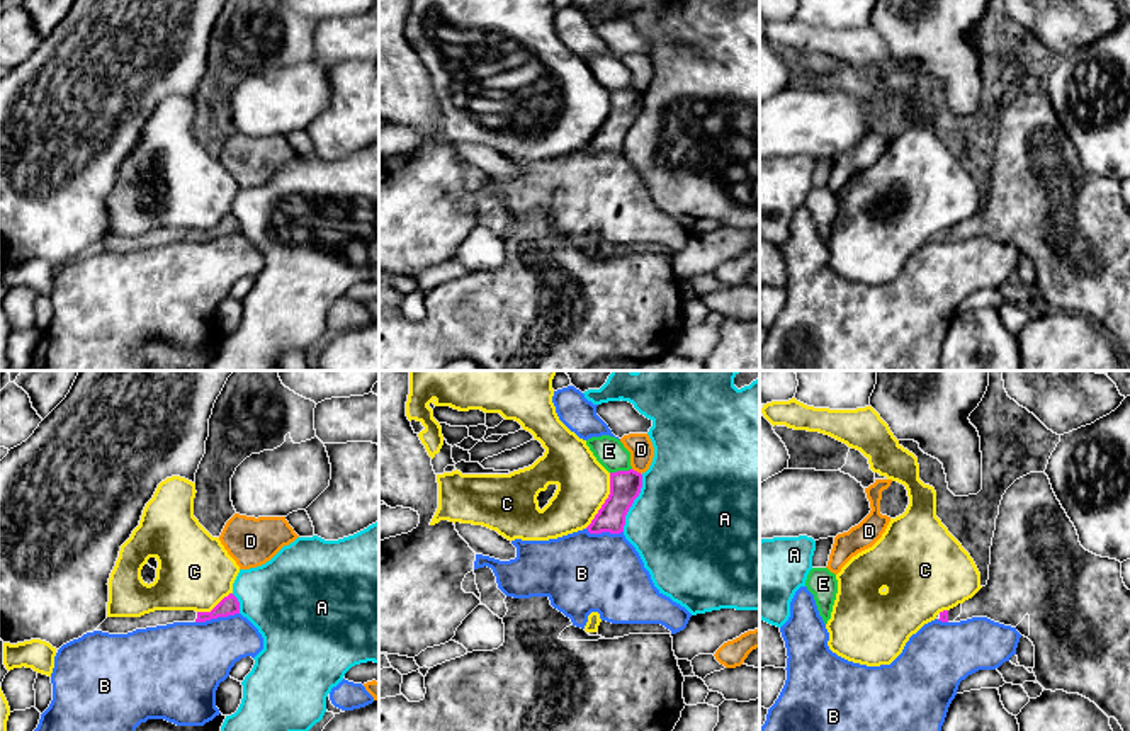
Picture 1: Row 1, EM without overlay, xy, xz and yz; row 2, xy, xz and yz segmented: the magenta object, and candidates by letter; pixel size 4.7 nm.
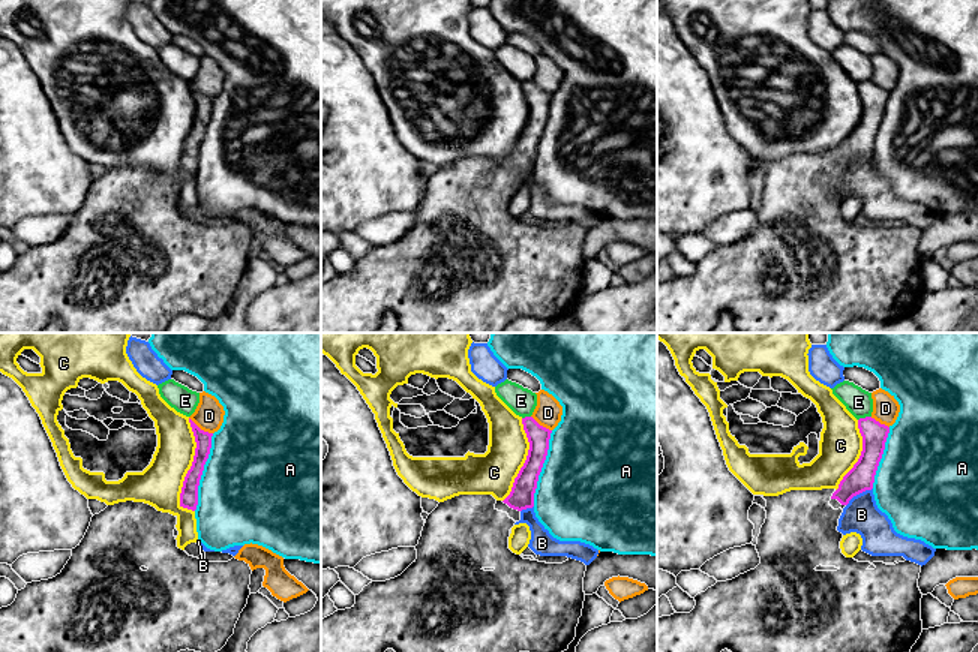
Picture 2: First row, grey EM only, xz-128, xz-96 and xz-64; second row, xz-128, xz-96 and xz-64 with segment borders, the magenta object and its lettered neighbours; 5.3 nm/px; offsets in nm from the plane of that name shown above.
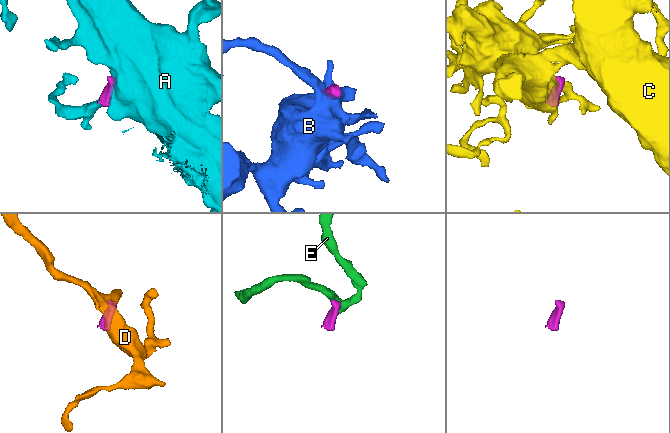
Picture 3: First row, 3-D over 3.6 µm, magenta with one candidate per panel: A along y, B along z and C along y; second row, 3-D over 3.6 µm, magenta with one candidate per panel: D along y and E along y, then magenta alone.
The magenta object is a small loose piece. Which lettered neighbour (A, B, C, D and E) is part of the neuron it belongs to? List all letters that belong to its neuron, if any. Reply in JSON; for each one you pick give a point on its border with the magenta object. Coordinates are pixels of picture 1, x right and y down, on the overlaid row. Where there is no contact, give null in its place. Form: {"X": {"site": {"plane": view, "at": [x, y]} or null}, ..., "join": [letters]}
{"join": []}

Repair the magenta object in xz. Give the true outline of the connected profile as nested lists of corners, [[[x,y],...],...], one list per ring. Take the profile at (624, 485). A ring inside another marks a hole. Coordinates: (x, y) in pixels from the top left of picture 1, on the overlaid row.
[[[629,469],[610,473],[610,495],[586,527],[590,534],[620,534],[624,532],[625,515],[639,496],[642,474]]]

